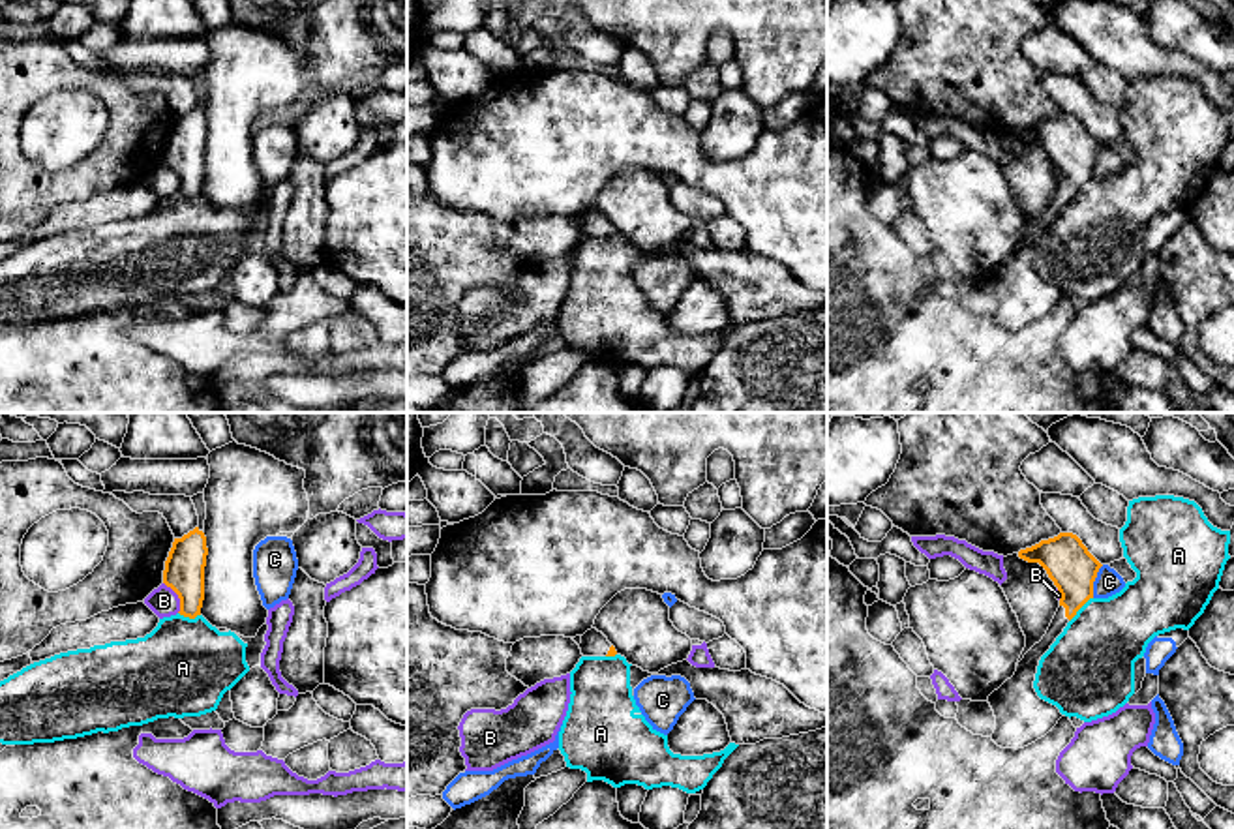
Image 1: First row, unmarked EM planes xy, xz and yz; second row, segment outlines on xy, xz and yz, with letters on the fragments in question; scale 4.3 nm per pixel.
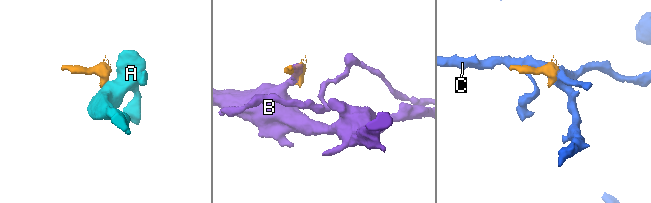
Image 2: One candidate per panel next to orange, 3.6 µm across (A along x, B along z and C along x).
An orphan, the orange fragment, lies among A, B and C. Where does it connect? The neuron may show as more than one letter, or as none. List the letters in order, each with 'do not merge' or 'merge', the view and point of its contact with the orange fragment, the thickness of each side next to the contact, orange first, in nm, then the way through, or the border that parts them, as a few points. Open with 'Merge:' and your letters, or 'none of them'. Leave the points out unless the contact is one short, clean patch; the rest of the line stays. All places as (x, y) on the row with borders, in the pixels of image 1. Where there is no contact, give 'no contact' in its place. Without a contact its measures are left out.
Merge: none of them
A: do not merge; meets orange in yz at (1079, 608); 200 nm thick on the orange side, 360 nm on the other; border along yz (1092, 597), (1069, 621)
B: do not merge; meets orange in xy at (179, 597); 180 nm thick on the orange side, 120 nm on the other
C: do not merge; meets orange in yz at (1094, 580); 200 nm thick on the orange side, 110 nm on the other; border along yz (1103, 565), (1096, 576), (1092, 597)

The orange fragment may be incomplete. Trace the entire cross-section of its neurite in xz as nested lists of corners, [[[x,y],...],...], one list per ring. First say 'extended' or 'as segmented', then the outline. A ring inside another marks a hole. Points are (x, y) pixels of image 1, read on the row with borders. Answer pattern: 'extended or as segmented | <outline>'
extended | [[[591,628],[581,636],[579,649],[583,656],[615,656],[617,655],[615,647],[596,628]]]

